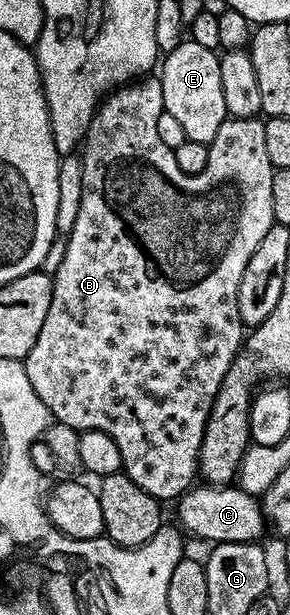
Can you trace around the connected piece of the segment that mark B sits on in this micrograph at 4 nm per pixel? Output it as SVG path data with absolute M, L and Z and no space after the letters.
M141 78L115 89L97 108L96 116L90 122L82 141L81 206L78 208L73 230L66 236L66 258L62 258L62 262L55 265L46 322L42 322L42 330L38 330L38 338L22 363L30 378L30 386L34 386L34 394L42 398L49 413L59 423L80 432L102 430L110 434L110 438L118 442L118 450L124 463L124 475L138 482L138 486L142 486L146 494L158 501L167 502L183 496L197 479L202 436L210 418L210 410L214 406L214 398L246 339L246 326L240 321L238 314L238 290L242 286L242 274L246 274L246 262L250 262L254 250L258 250L258 242L262 242L266 230L270 230L274 223L270 206L270 182L274 169L266 154L264 120L229 118L212 139L206 170L193 176L182 174L182 170L178 170L174 149L166 146L162 138L158 138L158 118L161 111L160 81L156 78Z

